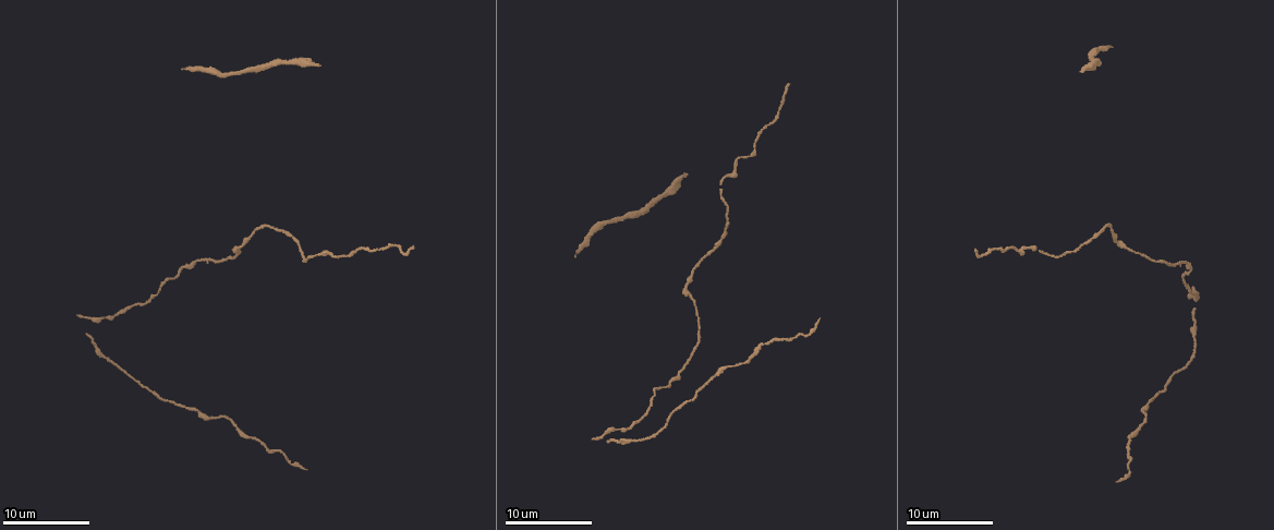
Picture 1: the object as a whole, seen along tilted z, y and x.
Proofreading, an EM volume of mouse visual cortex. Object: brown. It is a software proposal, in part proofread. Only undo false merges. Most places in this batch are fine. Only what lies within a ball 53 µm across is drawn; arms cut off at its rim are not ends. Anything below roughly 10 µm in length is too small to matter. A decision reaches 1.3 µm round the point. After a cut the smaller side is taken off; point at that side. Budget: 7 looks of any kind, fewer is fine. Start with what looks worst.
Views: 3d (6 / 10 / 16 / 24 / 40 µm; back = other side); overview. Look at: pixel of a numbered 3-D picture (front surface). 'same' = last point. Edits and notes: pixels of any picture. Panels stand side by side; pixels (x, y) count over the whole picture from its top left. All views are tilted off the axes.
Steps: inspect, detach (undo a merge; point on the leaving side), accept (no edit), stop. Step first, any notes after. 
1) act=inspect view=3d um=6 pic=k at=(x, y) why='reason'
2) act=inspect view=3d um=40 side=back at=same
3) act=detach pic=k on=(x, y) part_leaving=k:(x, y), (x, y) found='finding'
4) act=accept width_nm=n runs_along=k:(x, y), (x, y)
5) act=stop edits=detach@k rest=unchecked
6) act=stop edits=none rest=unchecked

act=inspect view=3d um=10 pic=1 at=(1128, 248) why='thick turns thin'

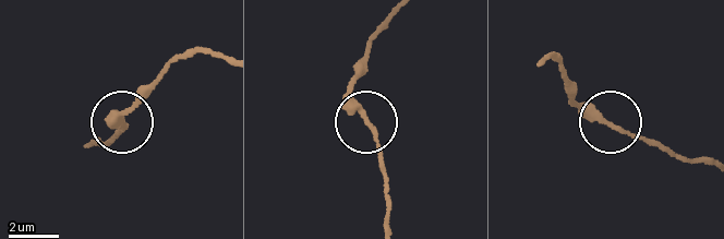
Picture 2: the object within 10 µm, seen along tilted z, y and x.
act=inspect view=3d um=10 side=back pic=2 at=(612, 126)

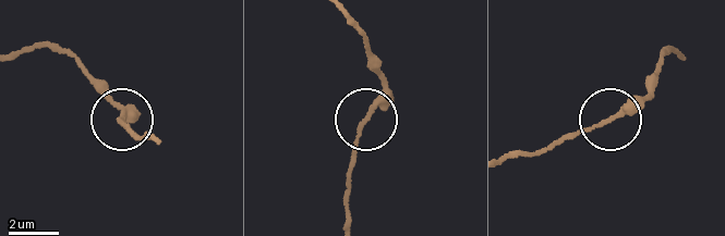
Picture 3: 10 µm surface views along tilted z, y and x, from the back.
act=accept runs_along=3:(347, 222), (348, 162), (378, 94), (379, 65) found='all the same neuron'

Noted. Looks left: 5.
act=inspect view=3d um=16 pic=1 at=(195, 411) why='thick turns thin'

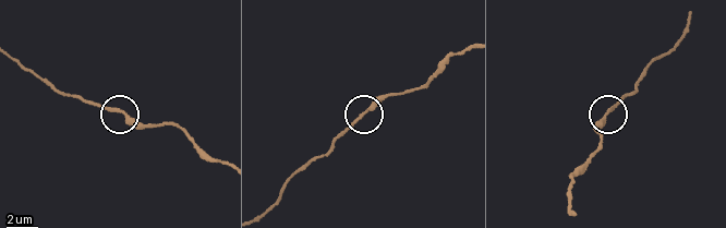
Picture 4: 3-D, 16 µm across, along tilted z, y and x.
act=accept width_nm=220 runs_along=4:(689, 18), (597, 131) found='all the same neuron'

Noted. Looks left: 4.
act=inspect view=3d um=10 pic=1 at=(1023, 248) why='sudden change in width'

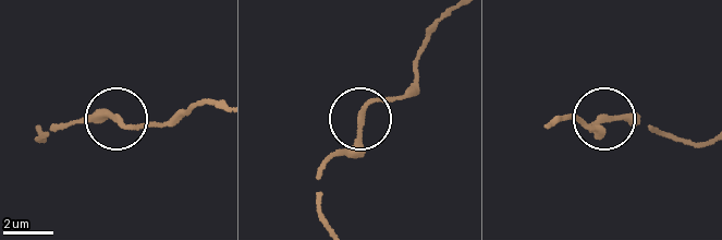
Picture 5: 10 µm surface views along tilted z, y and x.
act=accept runs_along=5:(327, 222), (322, 166), (350, 150), (371, 104), (412, 91) found='one neuron here'

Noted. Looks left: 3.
act=stop edits=none rest=unchecked

